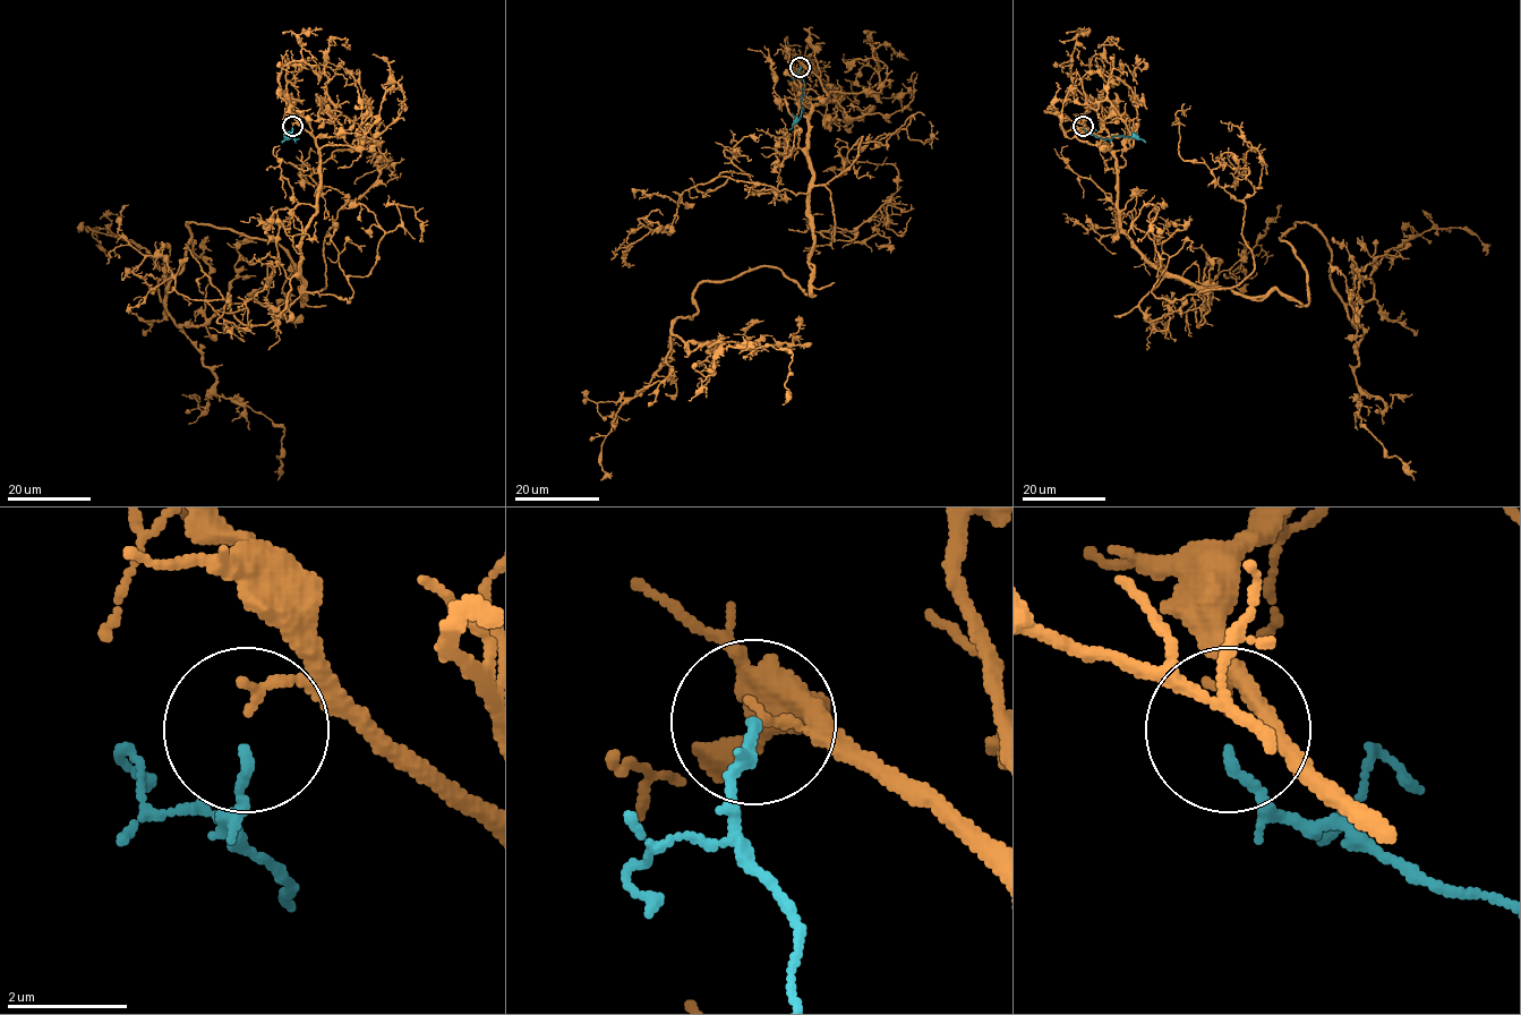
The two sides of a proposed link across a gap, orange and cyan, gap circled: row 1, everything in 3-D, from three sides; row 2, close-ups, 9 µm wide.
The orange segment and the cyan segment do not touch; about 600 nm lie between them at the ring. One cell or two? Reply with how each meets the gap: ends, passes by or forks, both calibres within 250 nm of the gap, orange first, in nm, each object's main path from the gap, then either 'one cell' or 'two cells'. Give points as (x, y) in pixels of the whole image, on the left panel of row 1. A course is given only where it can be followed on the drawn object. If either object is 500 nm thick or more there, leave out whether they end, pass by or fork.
orange ends | cyan ends | 160/150 nm | orange via (292, 126), (319, 159), (304, 305), (271, 240), (188, 222), (167, 298), (216, 394), (283, 428), (278, 480) | cyan via (292, 128), (295, 139), (287, 137), (281, 143) | one cell

